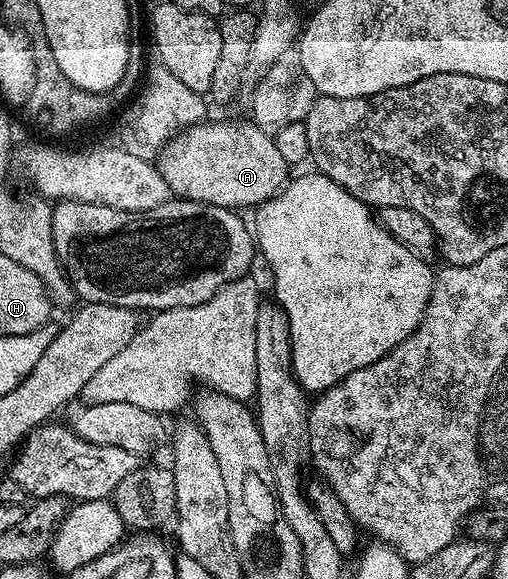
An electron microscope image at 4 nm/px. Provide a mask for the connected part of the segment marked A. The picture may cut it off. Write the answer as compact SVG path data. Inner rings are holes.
M253 121L210 122L189 127L162 148L156 166L164 181L168 181L171 196L217 207L254 209L286 186L288 165L276 150L271 132L260 129Z

